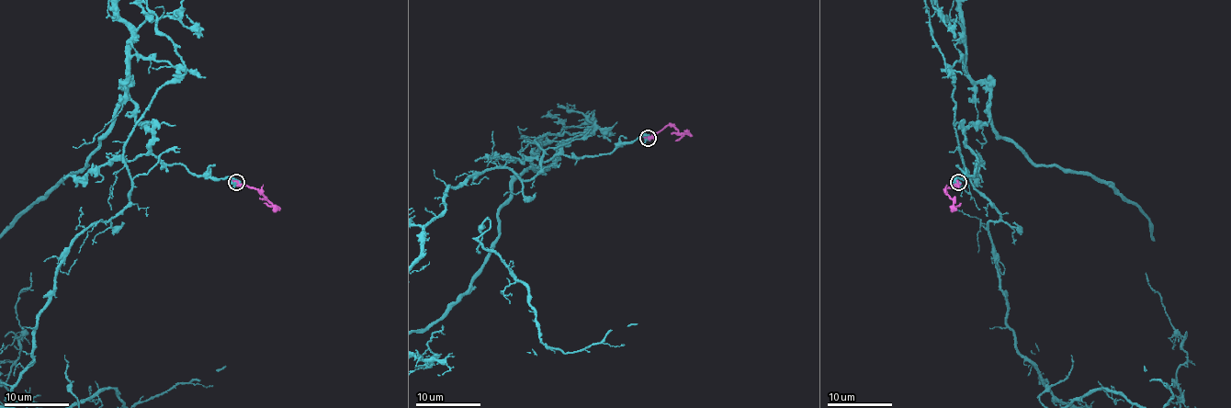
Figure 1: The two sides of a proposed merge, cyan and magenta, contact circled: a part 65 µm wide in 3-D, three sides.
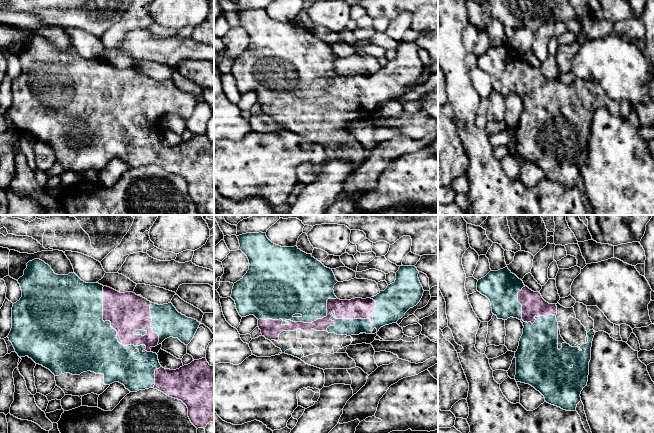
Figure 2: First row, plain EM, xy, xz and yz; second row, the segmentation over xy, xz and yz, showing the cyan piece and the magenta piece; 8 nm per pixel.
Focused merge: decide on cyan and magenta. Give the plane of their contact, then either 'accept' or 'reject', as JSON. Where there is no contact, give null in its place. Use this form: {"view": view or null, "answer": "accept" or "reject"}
{"view": "xz", "answer": "accept"}

